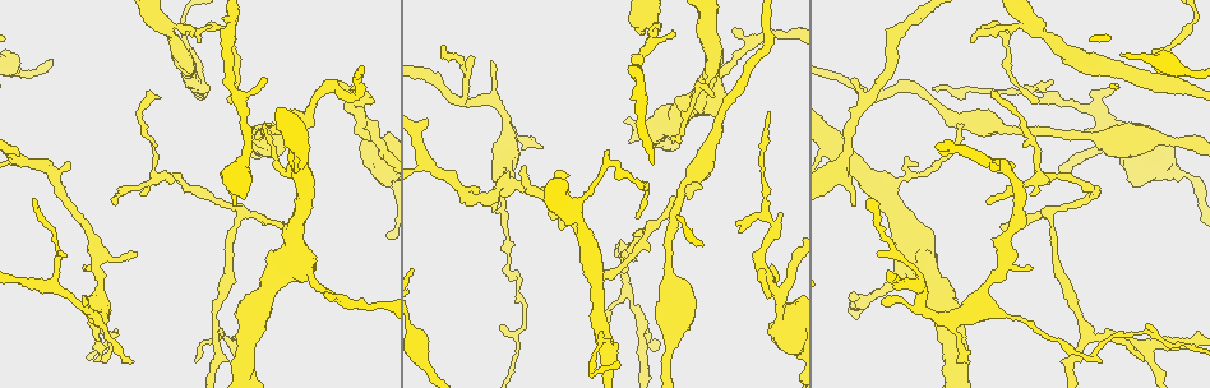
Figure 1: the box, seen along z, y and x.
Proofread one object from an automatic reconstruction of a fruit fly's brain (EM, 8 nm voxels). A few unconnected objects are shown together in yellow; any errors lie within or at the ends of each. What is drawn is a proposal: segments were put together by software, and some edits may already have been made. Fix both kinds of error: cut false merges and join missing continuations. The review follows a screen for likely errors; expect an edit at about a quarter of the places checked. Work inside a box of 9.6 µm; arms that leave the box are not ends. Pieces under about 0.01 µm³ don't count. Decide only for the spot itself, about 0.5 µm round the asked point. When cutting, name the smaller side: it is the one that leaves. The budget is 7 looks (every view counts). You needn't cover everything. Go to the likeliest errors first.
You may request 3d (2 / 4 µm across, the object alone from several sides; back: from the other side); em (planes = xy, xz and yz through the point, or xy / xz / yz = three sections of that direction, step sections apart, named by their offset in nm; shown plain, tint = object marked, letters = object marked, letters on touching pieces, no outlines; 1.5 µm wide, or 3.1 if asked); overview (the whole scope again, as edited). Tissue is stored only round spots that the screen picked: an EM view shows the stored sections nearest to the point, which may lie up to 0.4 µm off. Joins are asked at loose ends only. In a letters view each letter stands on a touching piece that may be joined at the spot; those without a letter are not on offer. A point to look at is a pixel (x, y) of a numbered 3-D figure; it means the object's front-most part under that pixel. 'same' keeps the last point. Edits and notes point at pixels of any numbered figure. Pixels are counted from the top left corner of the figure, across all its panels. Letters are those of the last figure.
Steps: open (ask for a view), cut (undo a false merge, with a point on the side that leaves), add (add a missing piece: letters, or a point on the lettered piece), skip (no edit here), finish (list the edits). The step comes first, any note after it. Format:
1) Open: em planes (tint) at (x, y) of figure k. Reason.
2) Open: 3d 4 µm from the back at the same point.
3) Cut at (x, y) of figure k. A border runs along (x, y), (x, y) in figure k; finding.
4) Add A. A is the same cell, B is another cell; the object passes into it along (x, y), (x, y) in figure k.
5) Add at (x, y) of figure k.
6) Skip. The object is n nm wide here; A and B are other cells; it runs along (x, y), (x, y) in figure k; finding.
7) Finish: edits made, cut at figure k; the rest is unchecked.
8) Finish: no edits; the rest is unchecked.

Open: em planes (tint) at (159, 98) of figure 1. Branch stops here.

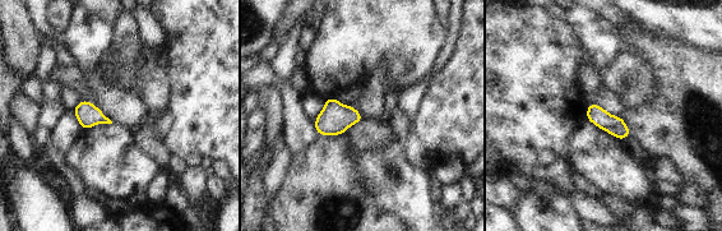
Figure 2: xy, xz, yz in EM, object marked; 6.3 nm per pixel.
Open: em planes (letters) at the same point. See the neighbours.

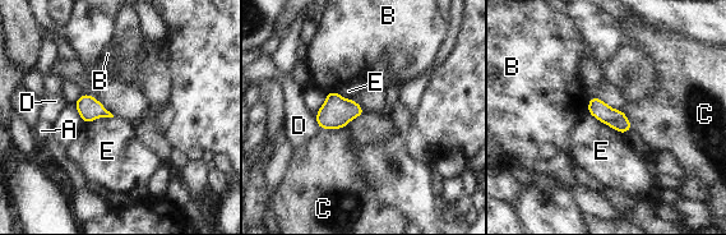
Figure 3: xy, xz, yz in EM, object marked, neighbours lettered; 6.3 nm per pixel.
Skip. The object is 80 nm wide here; A, B, C, D and E are other cells; a border runs along (588, 113), (622, 134) in figure 3; none of them fits.

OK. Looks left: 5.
Open: 3d 2 µm at (734, 31) of figure 1. Thin end.

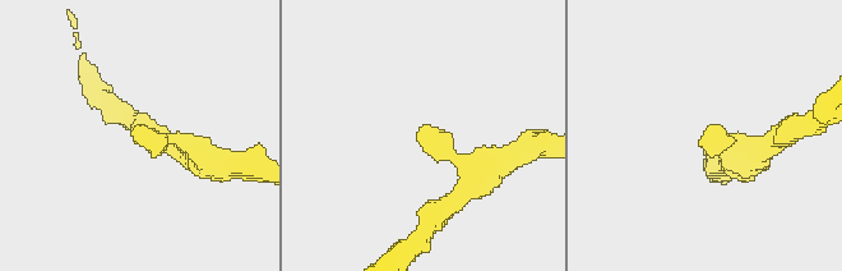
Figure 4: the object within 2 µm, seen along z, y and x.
Open: em xy step 4 (tint) at (137, 127) of figure 4.

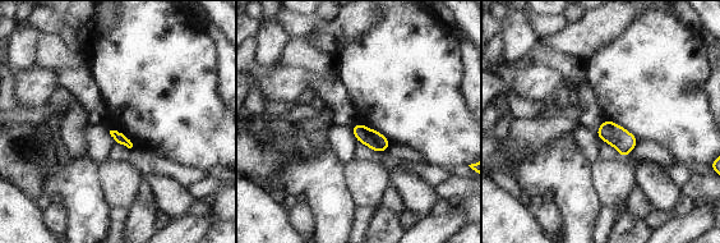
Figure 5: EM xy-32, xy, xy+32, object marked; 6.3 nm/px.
Open: em planes (letters) at the same point. Cut it another way.

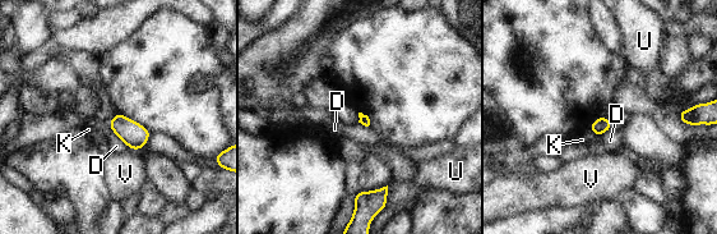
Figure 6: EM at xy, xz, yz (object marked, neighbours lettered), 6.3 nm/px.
Skip. D, K, U and V are other cells; a border runs along (107, 124), (130, 148) in figure 6; no lettered piece goes on from it.

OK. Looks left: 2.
Open: 3d 4 µm at (134, 251) of figure 1. Free end.

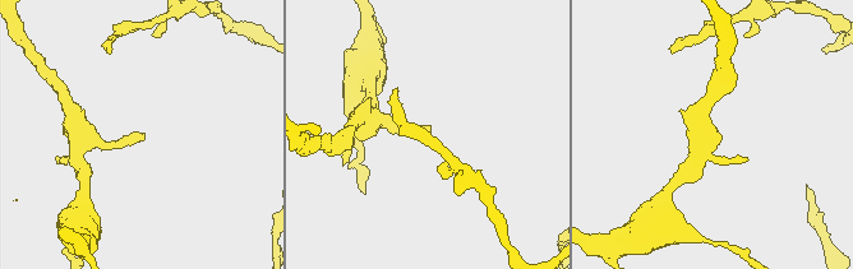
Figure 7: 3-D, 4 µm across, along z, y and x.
Open: em planes (letters) at (428, 126) of figure 7.

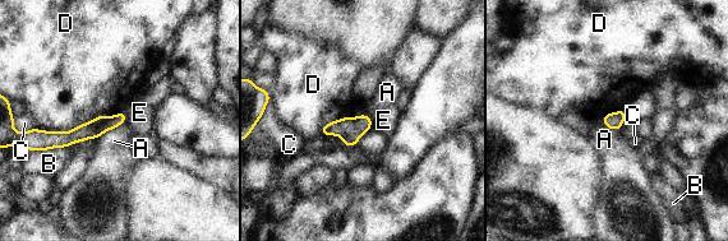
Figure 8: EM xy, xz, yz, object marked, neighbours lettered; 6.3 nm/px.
Skip. The object is 110 nm wide here; A, B, C, D and E are other cells; no lettered piece goes on from it.

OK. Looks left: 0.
Finish: no edits; the rest is unchecked.

